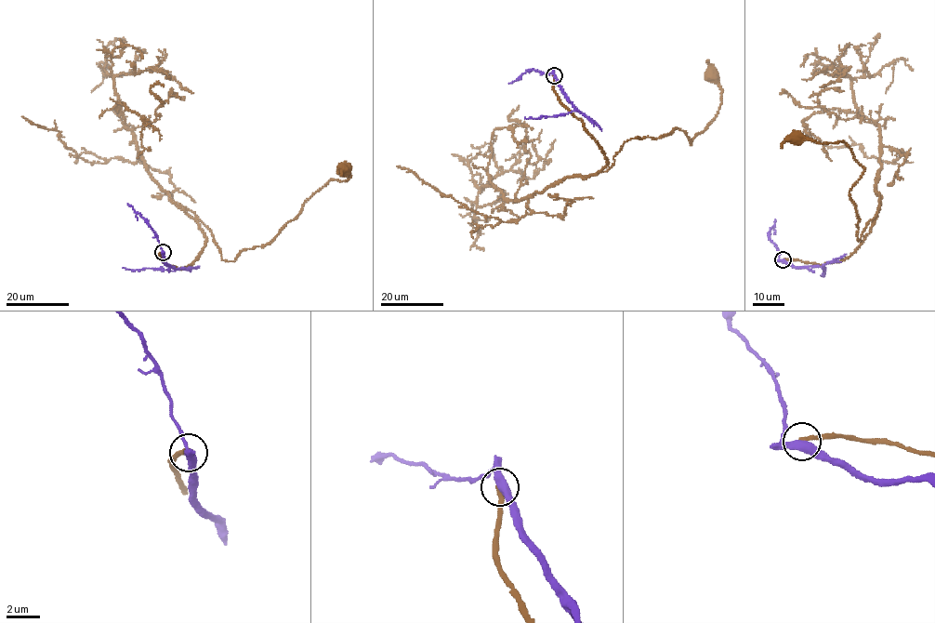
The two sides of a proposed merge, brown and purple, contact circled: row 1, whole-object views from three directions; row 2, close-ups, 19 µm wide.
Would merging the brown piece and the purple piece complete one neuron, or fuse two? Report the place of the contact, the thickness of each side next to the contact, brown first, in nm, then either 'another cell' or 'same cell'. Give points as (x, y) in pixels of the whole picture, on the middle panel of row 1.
(554, 75) | 240/440 nm | another cell

